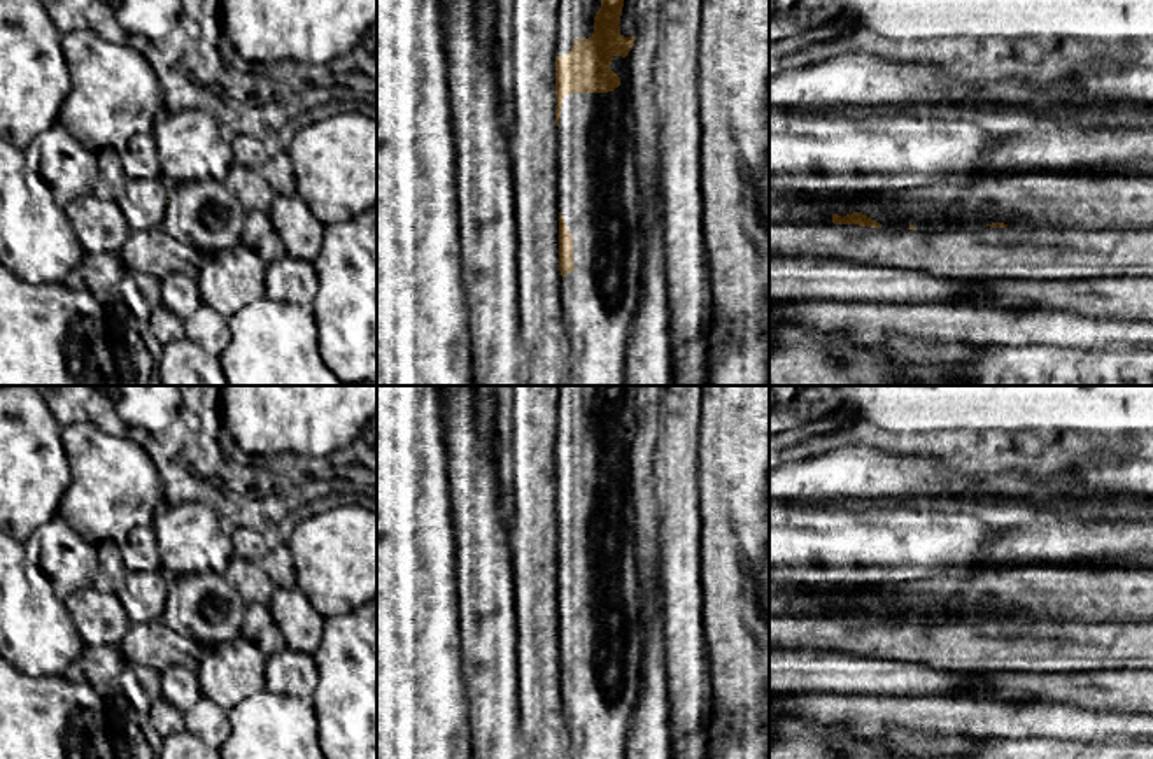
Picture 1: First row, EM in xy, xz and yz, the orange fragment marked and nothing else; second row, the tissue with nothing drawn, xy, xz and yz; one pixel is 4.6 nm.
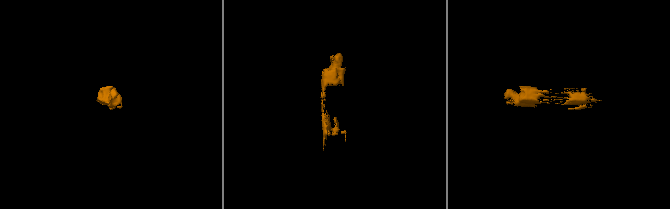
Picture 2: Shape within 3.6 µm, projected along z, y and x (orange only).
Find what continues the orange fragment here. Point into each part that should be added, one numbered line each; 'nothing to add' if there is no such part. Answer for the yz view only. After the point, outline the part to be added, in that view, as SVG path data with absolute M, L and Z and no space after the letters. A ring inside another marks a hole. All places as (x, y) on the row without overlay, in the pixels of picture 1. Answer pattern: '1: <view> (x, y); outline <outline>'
1: yz (922, 619); outline M894 615L894 617L881 617L881 621L888 622L909 622L915 619L918 624L948 624L948 622L960 622L960 621L981 621L985 617L966 617L966 615Z

